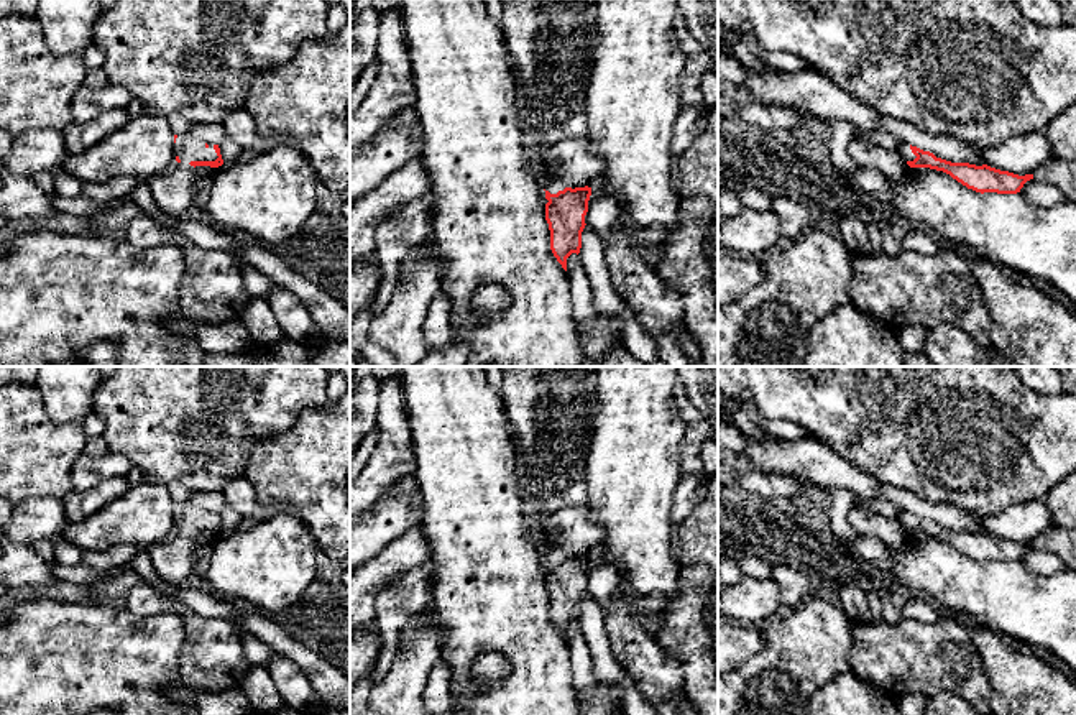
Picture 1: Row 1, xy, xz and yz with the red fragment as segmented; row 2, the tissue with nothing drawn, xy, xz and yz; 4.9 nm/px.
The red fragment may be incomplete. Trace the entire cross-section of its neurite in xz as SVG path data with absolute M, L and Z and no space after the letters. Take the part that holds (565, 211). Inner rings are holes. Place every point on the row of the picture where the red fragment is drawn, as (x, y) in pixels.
M549 181L545 186L545 220L550 230L550 250L567 271L567 258L580 253L582 232L591 187L565 187L560 181Z

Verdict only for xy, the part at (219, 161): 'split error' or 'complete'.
split error

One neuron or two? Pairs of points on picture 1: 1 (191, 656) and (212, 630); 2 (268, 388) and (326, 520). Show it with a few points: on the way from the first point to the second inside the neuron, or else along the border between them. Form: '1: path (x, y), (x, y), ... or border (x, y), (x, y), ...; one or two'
1: path (197, 650), (211, 636); one
2: border (319, 408), (306, 408), (289, 428), (252, 447); two

